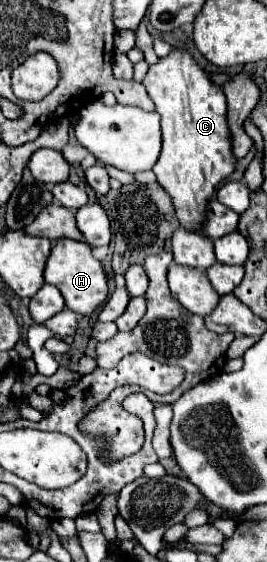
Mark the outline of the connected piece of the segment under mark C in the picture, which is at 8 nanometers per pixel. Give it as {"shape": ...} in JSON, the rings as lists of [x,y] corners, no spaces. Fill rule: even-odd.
{"shape":[[[175,48],[157,64],[151,64],[143,78],[143,86],[163,126],[163,150],[153,172],[157,182],[171,196],[181,228],[201,234],[209,200],[237,164],[231,152],[225,94],[221,86],[211,82],[209,74],[193,60],[187,48]]]}

